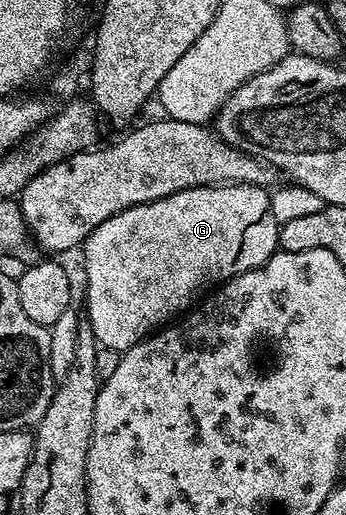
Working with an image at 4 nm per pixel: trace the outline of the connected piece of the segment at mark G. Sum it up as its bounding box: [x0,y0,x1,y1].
[81,184,279,354]

